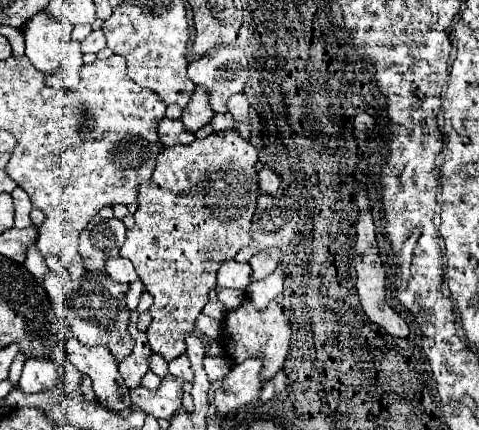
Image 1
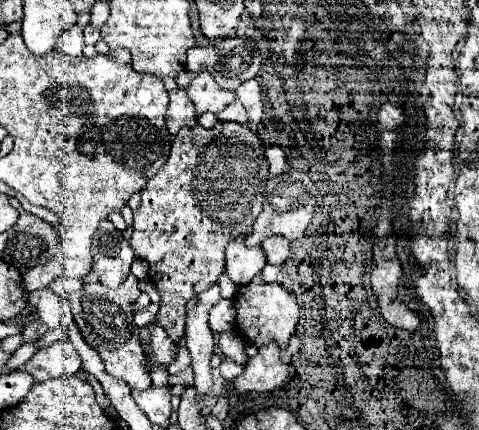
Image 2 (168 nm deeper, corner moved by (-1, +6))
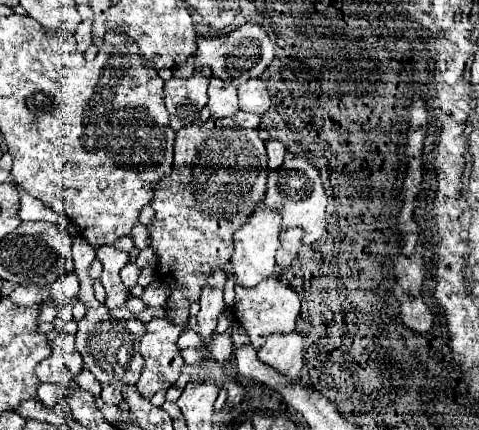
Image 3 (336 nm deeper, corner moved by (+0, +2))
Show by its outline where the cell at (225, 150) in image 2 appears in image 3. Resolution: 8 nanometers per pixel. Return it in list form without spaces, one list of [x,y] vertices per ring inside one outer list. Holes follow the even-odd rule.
[[[210,118],[208,122],[194,122],[192,128],[182,128],[174,140],[174,164],[172,172],[164,176],[154,190],[154,218],[148,224],[148,246],[156,254],[158,278],[170,288],[166,304],[166,320],[180,328],[188,322],[188,310],[192,302],[198,302],[208,276],[230,262],[232,234],[248,220],[248,216],[264,202],[266,192],[266,148],[256,130],[244,130],[236,126],[232,118]]]

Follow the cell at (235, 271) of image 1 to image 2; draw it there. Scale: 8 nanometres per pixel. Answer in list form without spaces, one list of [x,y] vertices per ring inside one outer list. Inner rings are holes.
[[[237,238],[227,246],[225,258],[227,258],[225,272],[237,286],[249,284],[267,264],[267,256],[263,256],[263,248],[261,246],[249,248],[245,246],[243,238]]]

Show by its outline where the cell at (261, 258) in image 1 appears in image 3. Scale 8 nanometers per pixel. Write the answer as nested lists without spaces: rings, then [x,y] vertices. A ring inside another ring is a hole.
[[[286,230],[280,236],[280,248],[276,252],[276,264],[280,268],[288,268],[292,264],[300,248],[300,238],[302,238],[302,230]]]

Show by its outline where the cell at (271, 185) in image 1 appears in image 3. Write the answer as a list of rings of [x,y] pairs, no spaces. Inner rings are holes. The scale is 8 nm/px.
[[[268,140],[266,142],[266,150],[268,150],[268,168],[270,170],[280,168],[282,162],[284,162],[284,154],[286,154],[284,144],[278,142],[278,140]]]

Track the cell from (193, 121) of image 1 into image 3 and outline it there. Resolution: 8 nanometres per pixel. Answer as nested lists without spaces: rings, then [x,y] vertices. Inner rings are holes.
[[[210,78],[210,86],[208,86],[208,110],[212,118],[226,118],[226,116],[234,116],[238,112],[238,98],[236,98],[236,88],[232,84],[226,84],[220,78]]]

